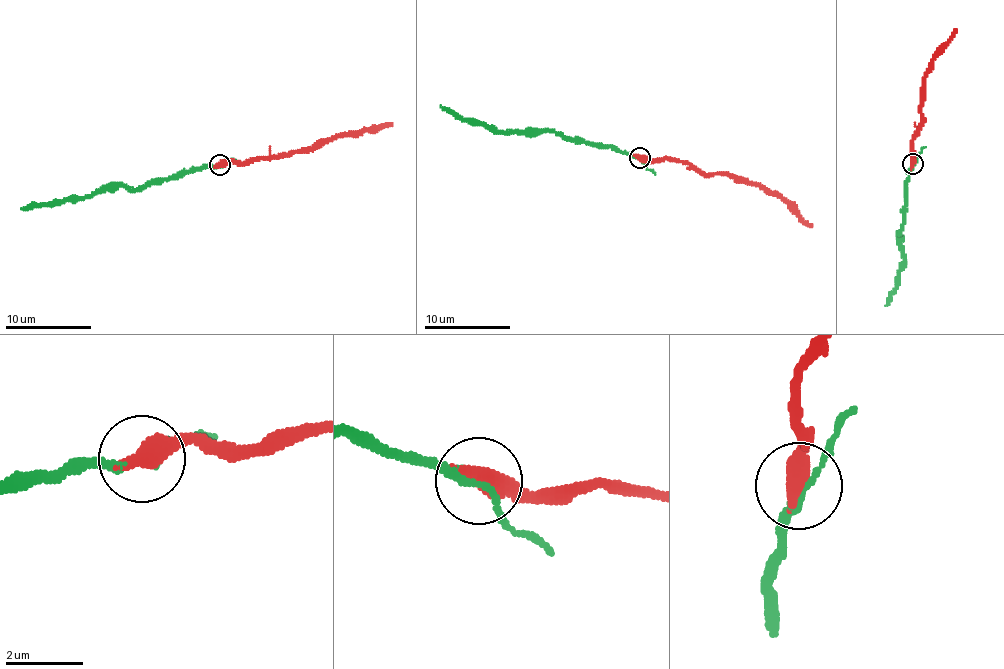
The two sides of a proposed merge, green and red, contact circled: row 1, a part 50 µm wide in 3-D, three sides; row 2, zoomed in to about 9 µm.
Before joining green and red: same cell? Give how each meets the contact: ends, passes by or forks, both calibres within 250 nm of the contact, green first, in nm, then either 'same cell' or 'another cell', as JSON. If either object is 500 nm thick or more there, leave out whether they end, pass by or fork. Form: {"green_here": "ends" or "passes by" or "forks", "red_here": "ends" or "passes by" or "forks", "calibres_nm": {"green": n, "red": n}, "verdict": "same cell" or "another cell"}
{"calibres_nm": {"green": 200, "red": 600}, "verdict": "same cell"}

